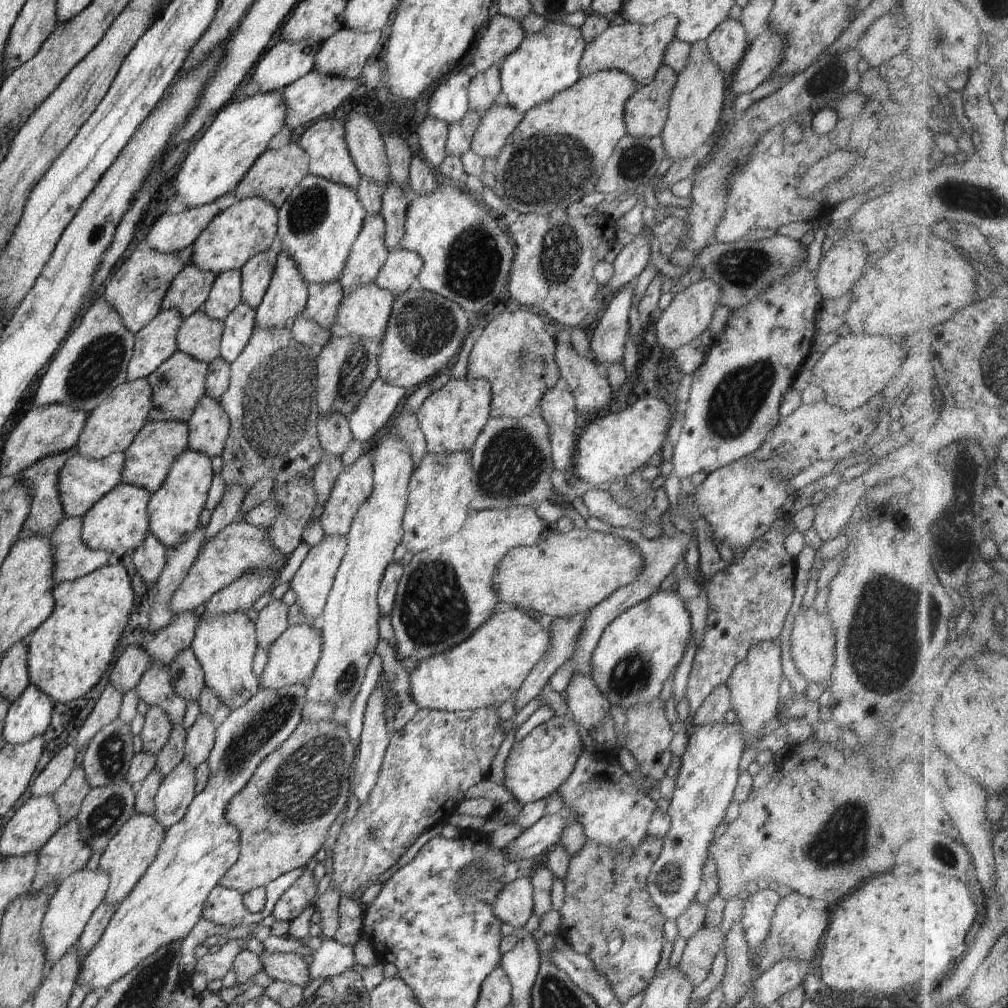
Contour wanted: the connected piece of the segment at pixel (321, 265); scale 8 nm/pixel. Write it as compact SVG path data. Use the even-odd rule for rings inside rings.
M306 175L294 187L286 202L278 211L277 247L285 250L298 265L300 274L308 283L331 283L339 281L342 269L346 264L348 253L357 239L363 225L366 211L357 197L357 191L347 186L326 180L316 175Z

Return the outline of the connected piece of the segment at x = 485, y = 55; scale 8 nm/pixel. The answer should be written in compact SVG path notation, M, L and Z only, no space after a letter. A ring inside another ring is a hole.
M497 13L488 20L484 36L474 44L472 62L477 72L499 65L520 46L525 37L523 26L509 16Z

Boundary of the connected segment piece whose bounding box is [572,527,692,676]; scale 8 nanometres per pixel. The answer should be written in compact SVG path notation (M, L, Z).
M612 528L610 534L622 536L622 539L626 541L634 541L636 543L636 548L639 549L639 553L643 558L643 567L638 578L619 588L616 592L613 592L609 597L601 600L595 607L592 607L586 617L585 623L583 624L581 635L577 644L577 649L573 652L573 662L575 666L574 674L578 673L581 675L590 676L590 657L594 652L594 649L598 646L598 641L604 632L604 629L619 615L622 614L626 609L645 601L650 598L659 588L660 584L664 582L664 578L668 574L672 573L678 561L684 557L686 551L688 550L688 544L692 540L692 535L684 533L684 531L679 531L673 536L668 536L665 533L659 538L654 537L653 539L647 539L641 533L641 531L632 530L631 528Z

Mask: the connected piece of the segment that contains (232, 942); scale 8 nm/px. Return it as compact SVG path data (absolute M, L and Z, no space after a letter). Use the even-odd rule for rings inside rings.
M248 938L244 940L229 939L218 952L206 953L203 957L196 959L195 972L204 974L208 984L215 980L222 980L226 973L231 971L237 954L243 950L242 943L246 943L248 940Z

